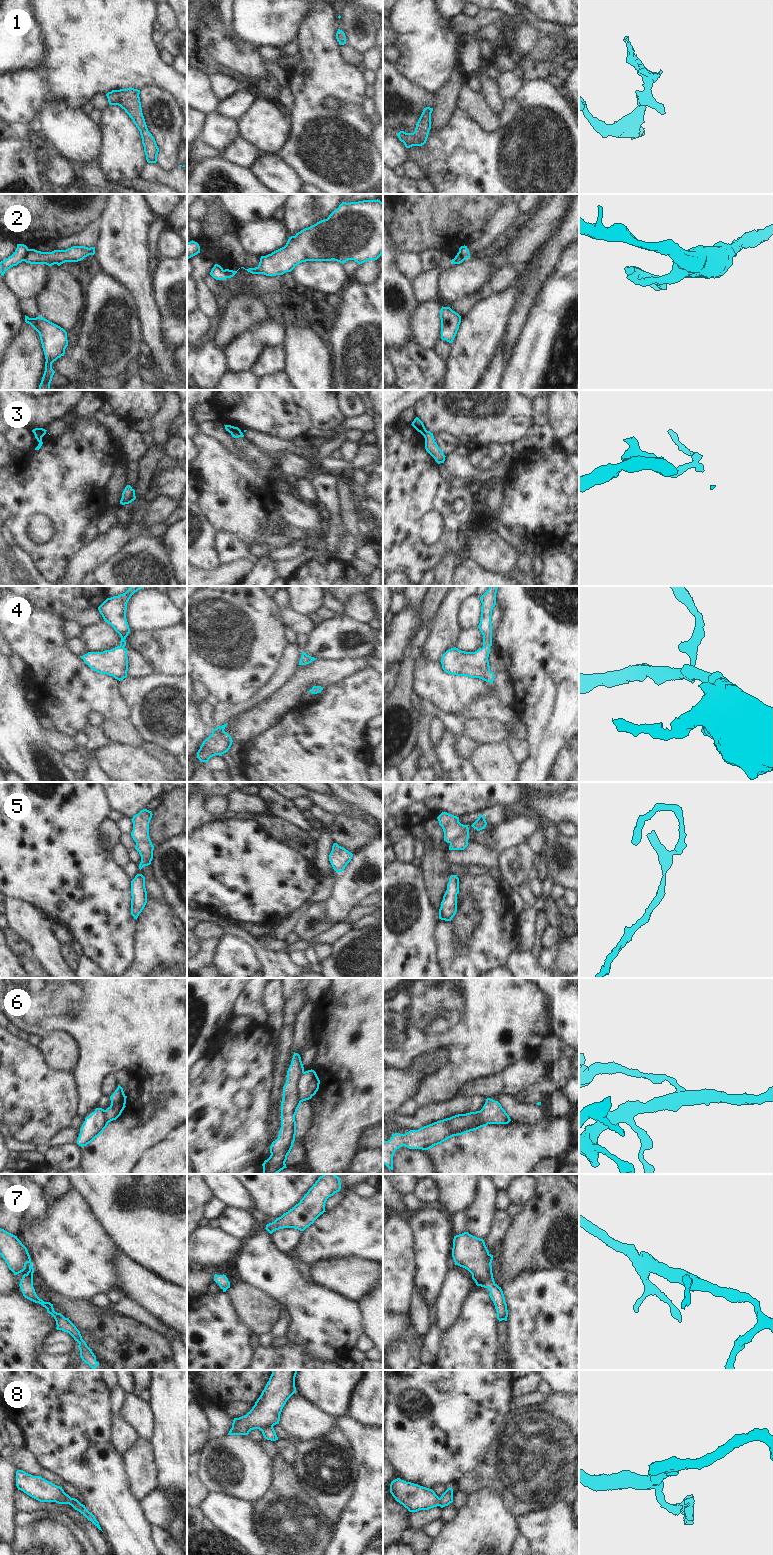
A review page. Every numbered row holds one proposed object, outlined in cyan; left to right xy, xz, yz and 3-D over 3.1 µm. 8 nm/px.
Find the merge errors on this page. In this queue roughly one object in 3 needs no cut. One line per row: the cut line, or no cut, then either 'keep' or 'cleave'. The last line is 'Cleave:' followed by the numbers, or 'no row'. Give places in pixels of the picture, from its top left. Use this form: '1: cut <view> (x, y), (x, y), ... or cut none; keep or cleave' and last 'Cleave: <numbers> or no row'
1: cut none; keep
2: cut xy (29, 249), (23, 260); cleave
3: cut xz (240, 431), (231, 433); cleave
4: cut none; keep
5: cut none; keep
6: cut xz (303, 1071), (299, 1081), (300, 1101); cleave
7: cut none; keep
8: cut xz (272, 1426), (266, 1426), (261, 1430); cleave
Cleave: 2, 3, 6, 8

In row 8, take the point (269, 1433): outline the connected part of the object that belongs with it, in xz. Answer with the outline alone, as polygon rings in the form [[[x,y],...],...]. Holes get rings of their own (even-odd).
[[[268,1426],[268,1427],[264,1428],[264,1429],[262,1429],[261,1431],[262,1431],[262,1434],[263,1434],[265,1439],[271,1440],[271,1441],[278,1440],[276,1432],[275,1432],[275,1430],[274,1430],[274,1428],[272,1426]]]

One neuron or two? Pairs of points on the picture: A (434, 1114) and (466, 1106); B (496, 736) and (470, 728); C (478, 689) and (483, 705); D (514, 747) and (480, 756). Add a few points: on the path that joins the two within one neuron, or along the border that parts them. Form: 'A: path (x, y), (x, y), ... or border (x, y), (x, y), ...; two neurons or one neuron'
A: path (442, 1111), (458, 1106); one neuron
B: path (490, 731), (476, 729); one neuron
C: border (494, 687), (475, 697), (462, 709); two neurons
D: border (507, 740), (509, 751), (519, 765); two neurons

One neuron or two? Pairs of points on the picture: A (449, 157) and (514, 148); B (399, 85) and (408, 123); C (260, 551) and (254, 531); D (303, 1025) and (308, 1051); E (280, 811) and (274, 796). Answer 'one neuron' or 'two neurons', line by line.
A: one neuron
B: one neuron
C: two neurons
D: one neuron
E: one neuron

